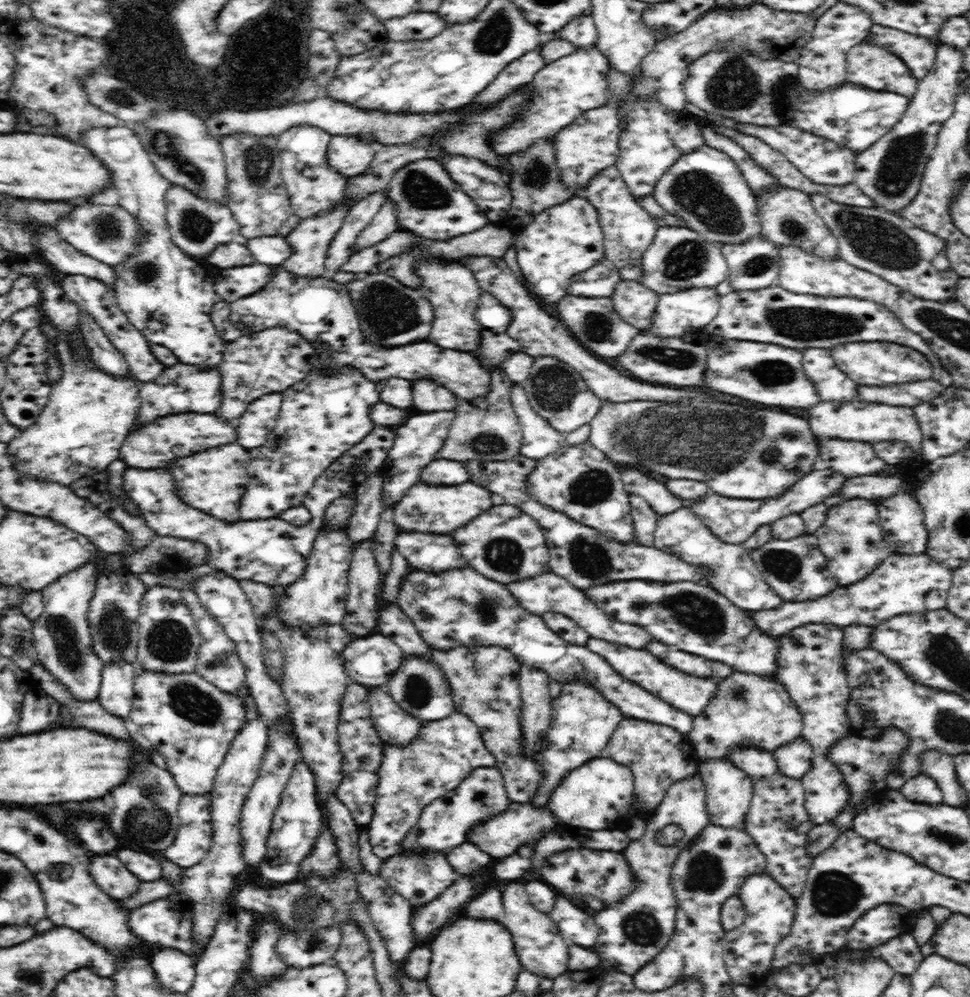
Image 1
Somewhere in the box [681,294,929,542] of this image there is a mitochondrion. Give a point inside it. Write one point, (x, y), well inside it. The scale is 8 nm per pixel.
(798, 322)

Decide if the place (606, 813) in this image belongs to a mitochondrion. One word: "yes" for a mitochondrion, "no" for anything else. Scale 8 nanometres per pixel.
no

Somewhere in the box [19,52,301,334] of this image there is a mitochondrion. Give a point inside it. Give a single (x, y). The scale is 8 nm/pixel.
(161, 143)

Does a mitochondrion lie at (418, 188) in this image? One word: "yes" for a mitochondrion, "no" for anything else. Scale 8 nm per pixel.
yes

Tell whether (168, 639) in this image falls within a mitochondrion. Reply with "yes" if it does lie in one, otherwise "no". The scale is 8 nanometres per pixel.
yes

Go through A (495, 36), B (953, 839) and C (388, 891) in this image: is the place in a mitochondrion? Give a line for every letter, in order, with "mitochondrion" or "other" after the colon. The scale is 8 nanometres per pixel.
A: mitochondrion
B: mitochondrion
C: other

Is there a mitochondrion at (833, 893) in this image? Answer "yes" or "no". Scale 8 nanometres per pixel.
yes

